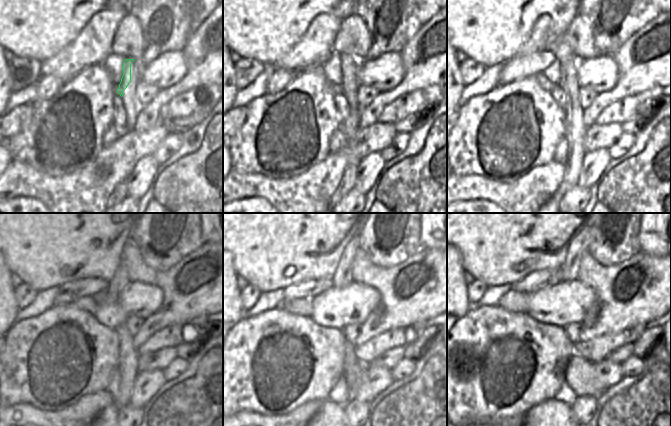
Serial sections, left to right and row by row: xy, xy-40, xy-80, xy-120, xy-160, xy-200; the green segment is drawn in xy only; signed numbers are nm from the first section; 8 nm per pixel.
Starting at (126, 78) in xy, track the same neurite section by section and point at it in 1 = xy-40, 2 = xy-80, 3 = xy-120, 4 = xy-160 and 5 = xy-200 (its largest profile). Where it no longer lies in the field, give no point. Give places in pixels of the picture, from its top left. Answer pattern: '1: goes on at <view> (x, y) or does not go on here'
1: goes on at xy-40 (348, 63)
2: goes on at xy-80 (575, 130)
3: goes on at xy-120 (128, 370)
4: goes on at xy-160 (342, 277)
5: goes on at xy-200 (580, 245)

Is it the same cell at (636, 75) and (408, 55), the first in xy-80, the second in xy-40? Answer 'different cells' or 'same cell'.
same cell

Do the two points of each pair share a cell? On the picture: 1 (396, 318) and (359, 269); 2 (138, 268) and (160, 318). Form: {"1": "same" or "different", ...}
{"1": "same", "2": "same"}

